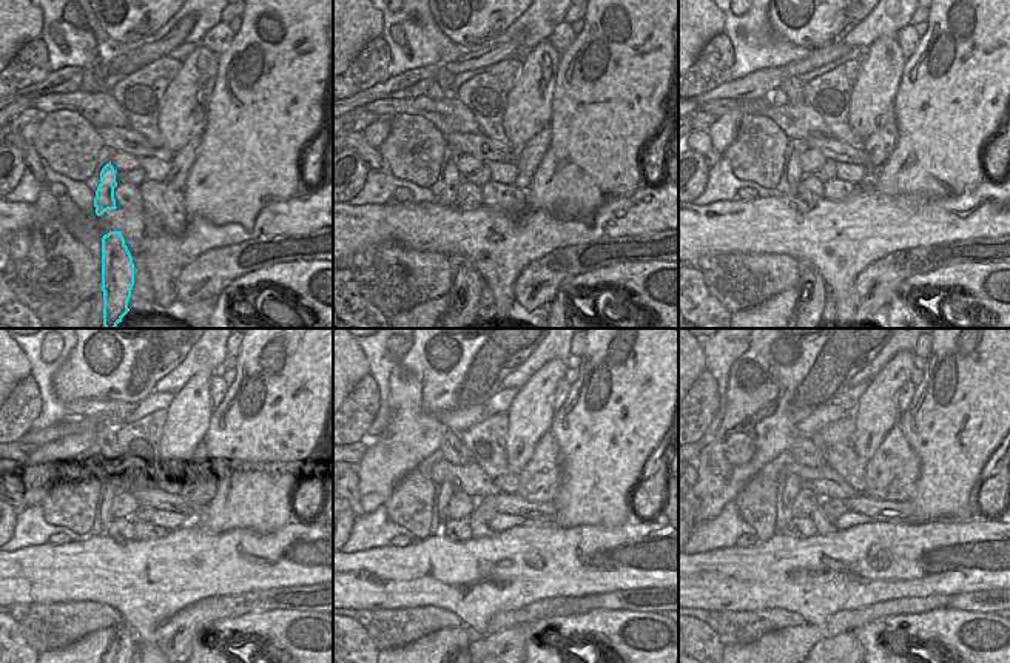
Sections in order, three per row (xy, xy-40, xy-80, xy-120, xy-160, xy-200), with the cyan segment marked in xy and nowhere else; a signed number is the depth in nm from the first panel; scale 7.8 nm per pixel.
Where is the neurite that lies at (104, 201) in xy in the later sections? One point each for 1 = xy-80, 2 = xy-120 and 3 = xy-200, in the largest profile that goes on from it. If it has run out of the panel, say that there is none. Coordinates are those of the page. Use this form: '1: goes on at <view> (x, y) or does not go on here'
1: goes on at xy-80 (794, 171)
2: goes on at xy-120 (105, 517)
3: goes on at xy-200 (791, 481)

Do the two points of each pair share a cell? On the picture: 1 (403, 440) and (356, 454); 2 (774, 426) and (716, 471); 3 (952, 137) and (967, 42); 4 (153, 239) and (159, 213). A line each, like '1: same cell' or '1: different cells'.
1: different cells
2: same cell
3: same cell
4: different cells

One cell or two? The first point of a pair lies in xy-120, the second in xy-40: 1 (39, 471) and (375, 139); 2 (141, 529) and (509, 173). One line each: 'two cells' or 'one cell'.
1: one cell
2: two cells

